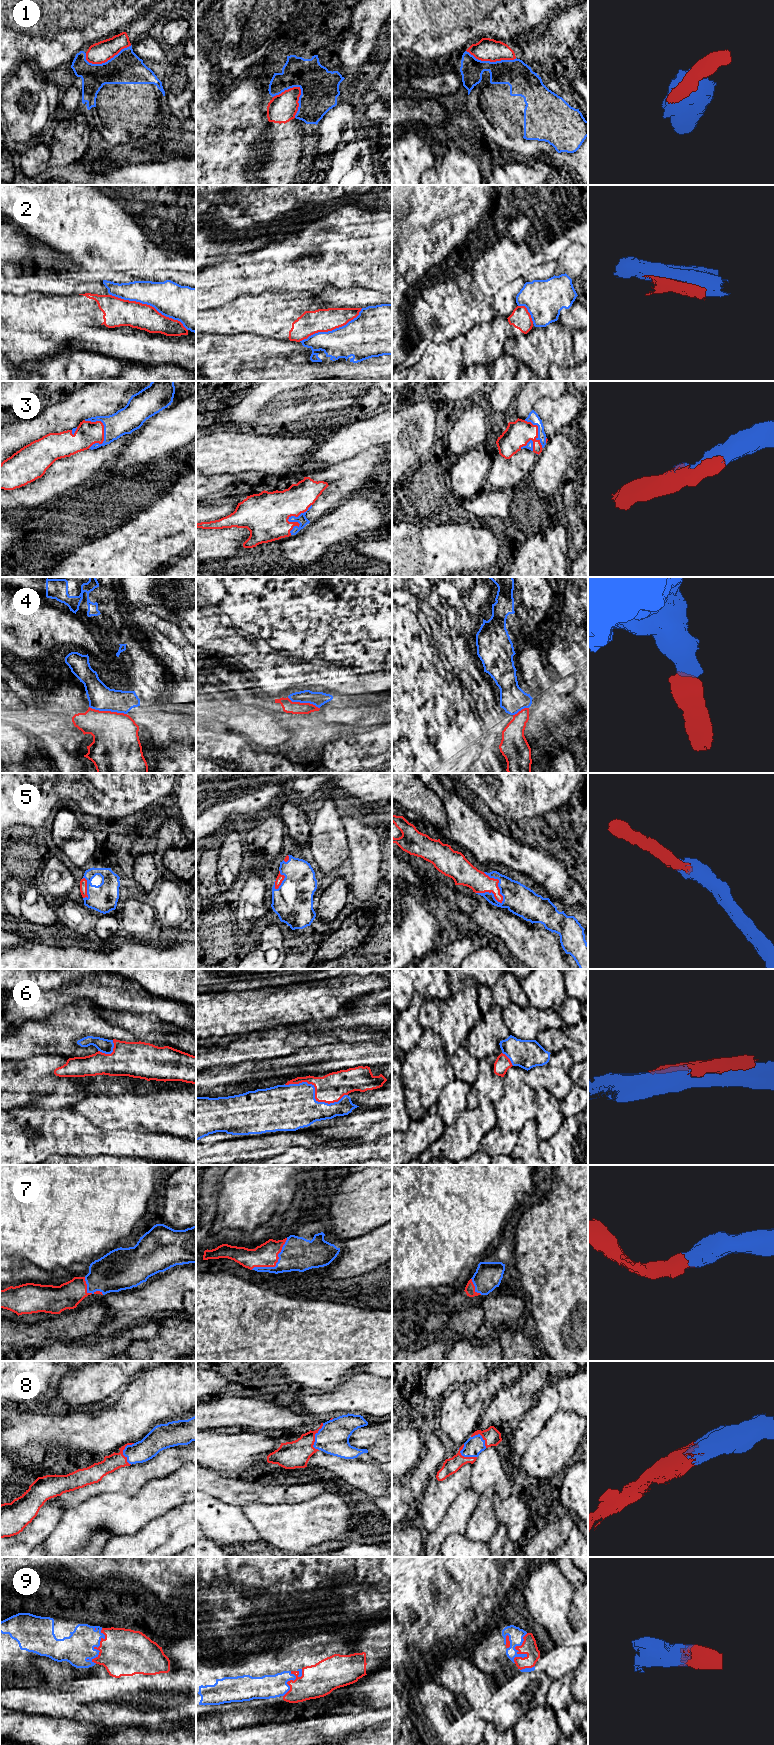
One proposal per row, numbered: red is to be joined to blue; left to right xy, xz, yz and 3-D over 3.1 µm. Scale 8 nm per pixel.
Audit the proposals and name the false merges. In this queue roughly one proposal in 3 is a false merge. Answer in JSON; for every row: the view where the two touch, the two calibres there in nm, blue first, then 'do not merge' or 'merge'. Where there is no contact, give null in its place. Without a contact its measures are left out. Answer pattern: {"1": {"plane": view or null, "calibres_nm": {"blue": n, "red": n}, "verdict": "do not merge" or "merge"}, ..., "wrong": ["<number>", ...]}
{"1": {"plane": "xz", "calibres_nm": {"blue": 300, "red": 220}, "verdict": "do not merge"}, "2": {"plane": "xy", "calibres_nm": {"blue": 280, "red": 220}, "verdict": "do not merge"}, "3": {"plane": "xz", "calibres_nm": {"blue": 80, "red": 360}, "verdict": "merge"}, "4": {"plane": "xy", "calibres_nm": {"blue": 200, "red": 360}, "verdict": "do not merge"}, "5": {"plane": "yz", "calibres_nm": {"blue": 240, "red": 170}, "verdict": "merge"}, "6": {"plane": "xz", "calibres_nm": {"blue": 360, "red": 220}, "verdict": "merge"}, "7": {"plane": "xz", "calibres_nm": {"blue": 280, "red": 190}, "verdict": "merge"}, "8": {"plane": "xz", "calibres_nm": {"blue": 260, "red": 220}, "verdict": "merge"}, "9": {"plane": "yz", "calibres_nm": {"blue": 120, "red": 120}, "verdict": "merge"}, "wrong": ["1", "2", "4"]}

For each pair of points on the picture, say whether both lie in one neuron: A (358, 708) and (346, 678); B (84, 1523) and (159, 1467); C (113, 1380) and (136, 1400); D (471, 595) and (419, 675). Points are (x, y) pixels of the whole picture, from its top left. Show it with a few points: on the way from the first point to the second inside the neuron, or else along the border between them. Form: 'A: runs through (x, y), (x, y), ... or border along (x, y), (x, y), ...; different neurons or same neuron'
A: border along (376, 694), (337, 696); different neurons
B: border along (145, 1482), (134, 1494), (100, 1493); different neurons
C: border along (141, 1373), (138, 1373), (121, 1390); different neurons
D: border along (465, 608), (472, 617); different neurons

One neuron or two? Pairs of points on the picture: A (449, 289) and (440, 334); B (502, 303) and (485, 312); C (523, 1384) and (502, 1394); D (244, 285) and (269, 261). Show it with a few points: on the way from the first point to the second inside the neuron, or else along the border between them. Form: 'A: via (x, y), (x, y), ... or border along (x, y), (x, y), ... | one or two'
A: via (451, 300), (451, 323) | one
B: border along (492, 302), (495, 315) | two
C: border along (508, 1384), (514, 1397), (533, 1396) | two
D: border along (278, 268), (261, 274), (232, 276) | two

